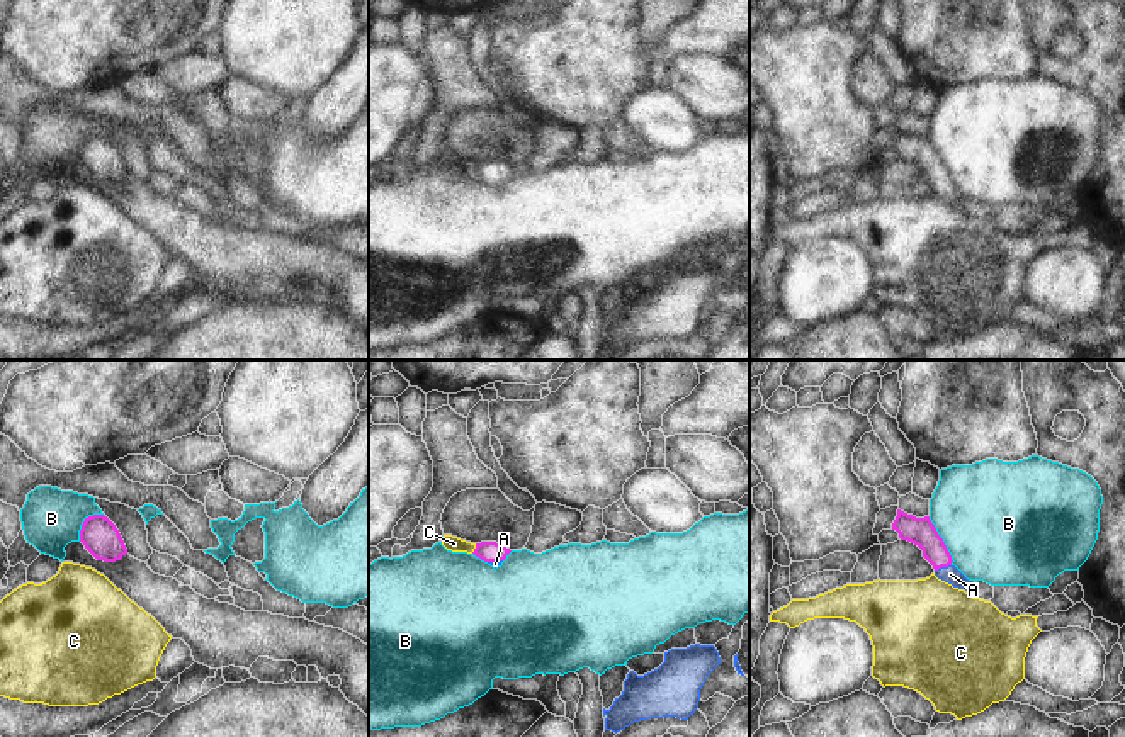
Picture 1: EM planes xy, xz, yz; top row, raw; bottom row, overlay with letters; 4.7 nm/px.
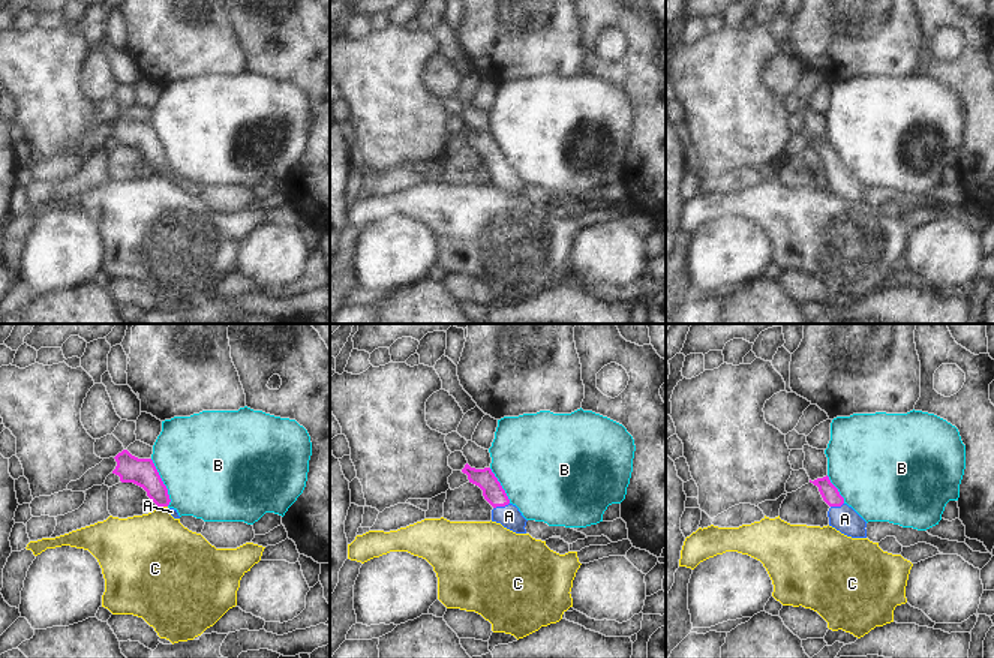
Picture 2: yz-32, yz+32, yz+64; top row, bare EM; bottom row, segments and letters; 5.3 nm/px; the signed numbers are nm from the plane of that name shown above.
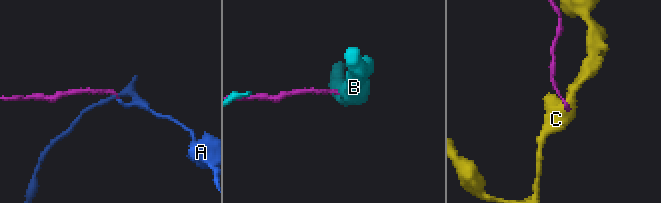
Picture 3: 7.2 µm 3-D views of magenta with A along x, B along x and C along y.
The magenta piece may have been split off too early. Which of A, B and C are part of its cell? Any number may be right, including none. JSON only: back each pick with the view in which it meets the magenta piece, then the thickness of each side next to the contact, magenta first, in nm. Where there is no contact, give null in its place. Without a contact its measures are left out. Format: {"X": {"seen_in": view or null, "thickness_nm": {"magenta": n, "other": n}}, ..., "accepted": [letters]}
{"A": {"seen_in": "yz", "thickness_nm": {"magenta": 140, "other": 90}}, "accepted": ["A"]}

